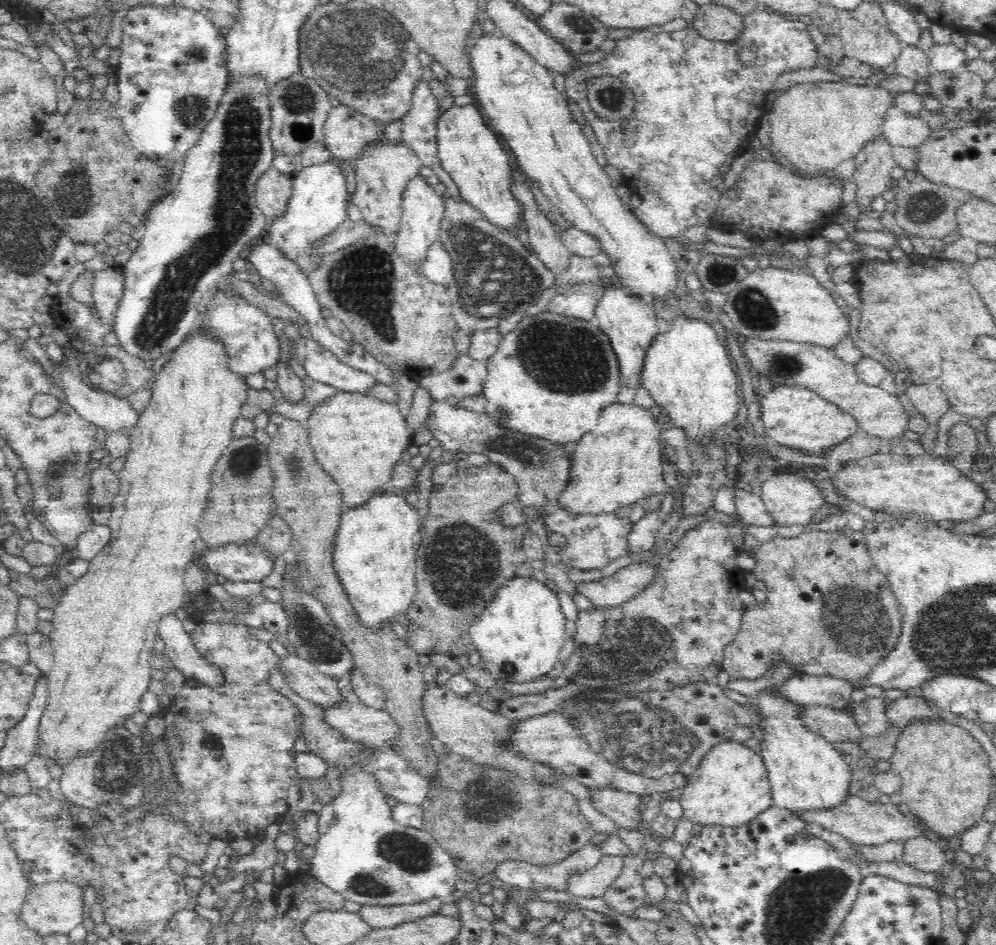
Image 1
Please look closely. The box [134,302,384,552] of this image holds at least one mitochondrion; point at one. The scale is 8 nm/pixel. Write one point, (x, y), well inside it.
(244, 462)

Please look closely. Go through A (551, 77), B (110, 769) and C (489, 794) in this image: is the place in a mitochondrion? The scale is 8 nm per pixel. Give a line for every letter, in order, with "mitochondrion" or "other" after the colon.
A: other
B: mitochondrion
C: mitochondrion

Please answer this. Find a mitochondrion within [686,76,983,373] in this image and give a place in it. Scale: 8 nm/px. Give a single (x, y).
(755, 310)

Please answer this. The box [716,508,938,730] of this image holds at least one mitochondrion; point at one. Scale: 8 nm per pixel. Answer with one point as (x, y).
(856, 623)

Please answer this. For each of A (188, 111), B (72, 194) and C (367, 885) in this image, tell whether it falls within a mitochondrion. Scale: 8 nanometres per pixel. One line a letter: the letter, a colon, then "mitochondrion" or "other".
A: mitochondrion
B: mitochondrion
C: mitochondrion

